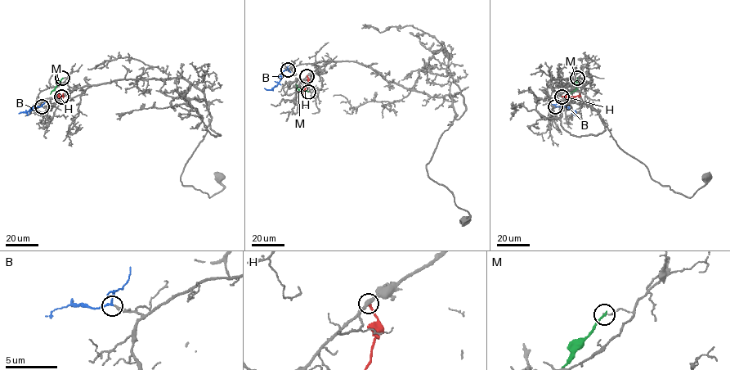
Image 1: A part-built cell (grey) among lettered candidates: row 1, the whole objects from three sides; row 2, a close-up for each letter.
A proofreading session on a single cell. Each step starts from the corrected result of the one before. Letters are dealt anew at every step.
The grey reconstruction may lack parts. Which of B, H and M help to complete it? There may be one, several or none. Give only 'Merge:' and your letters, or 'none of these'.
Merge: B

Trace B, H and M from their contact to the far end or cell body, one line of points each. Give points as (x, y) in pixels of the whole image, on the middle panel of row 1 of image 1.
B: (288, 69), (284, 71), (276, 86), (270, 89), (264, 87)
H: (306, 75), (307, 85), (302, 94)
M: (307, 92), (300, 90), (296, 84)

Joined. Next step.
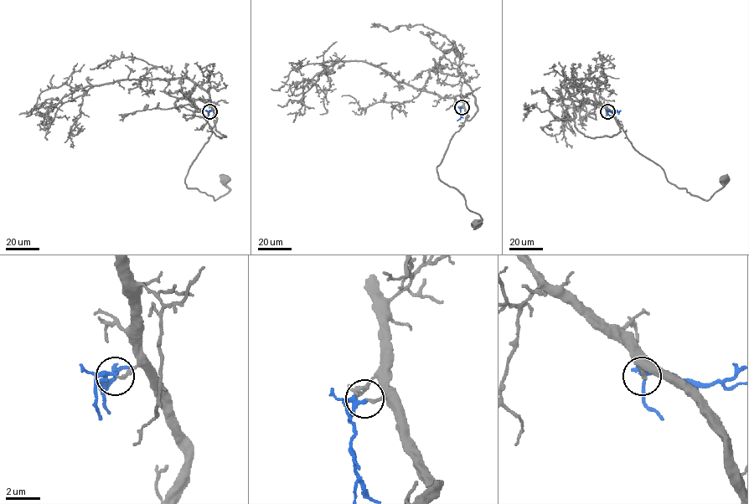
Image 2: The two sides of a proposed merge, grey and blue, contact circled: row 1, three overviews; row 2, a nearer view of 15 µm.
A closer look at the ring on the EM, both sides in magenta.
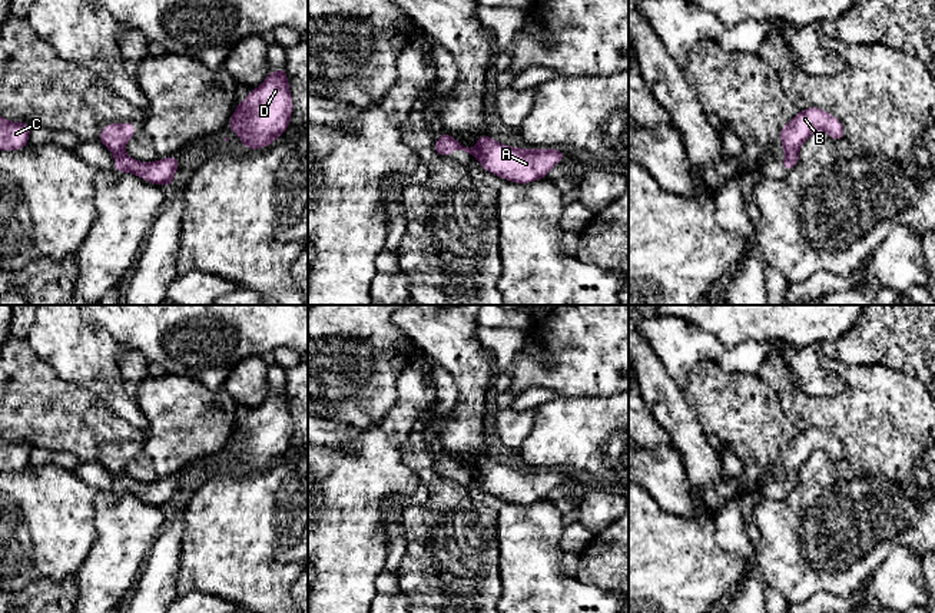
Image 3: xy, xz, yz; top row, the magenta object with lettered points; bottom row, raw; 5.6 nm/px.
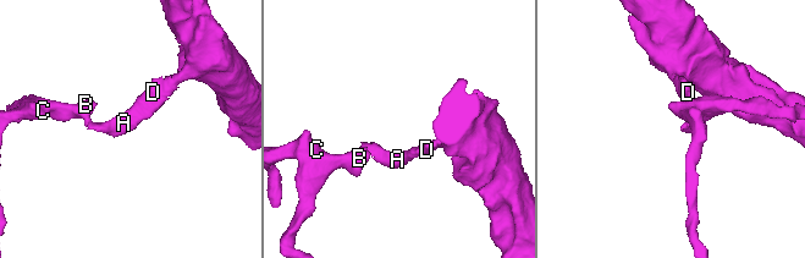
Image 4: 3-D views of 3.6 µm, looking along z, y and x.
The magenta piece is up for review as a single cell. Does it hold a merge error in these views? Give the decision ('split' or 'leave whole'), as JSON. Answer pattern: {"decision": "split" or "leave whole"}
{"decision": "leave whole"}

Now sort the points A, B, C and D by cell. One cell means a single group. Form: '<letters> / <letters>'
A B C D

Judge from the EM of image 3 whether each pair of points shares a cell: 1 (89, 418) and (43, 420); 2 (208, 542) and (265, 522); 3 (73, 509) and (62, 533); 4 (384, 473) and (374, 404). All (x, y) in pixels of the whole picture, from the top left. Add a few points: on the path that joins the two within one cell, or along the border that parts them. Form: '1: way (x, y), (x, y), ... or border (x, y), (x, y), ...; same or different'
1: way (78, 418), (55, 418); same
2: way (222, 542), (242, 522), (251, 522); same
3: way (68, 514), (62, 520), (62, 527); same
4: border (397, 393), (397, 401), (378, 423); different

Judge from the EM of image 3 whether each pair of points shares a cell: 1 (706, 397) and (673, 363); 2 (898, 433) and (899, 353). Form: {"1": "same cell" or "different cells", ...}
{"1": "different cells", "2": "different cells"}

